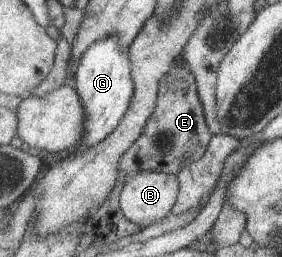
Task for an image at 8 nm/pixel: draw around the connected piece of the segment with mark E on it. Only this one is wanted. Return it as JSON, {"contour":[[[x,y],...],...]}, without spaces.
{"contour":[[[174,66],[161,78],[157,112],[150,117],[140,139],[122,155],[120,170],[126,174],[128,181],[143,172],[167,172],[178,176],[188,165],[204,156],[213,137],[205,119],[196,77],[186,67]]]}

